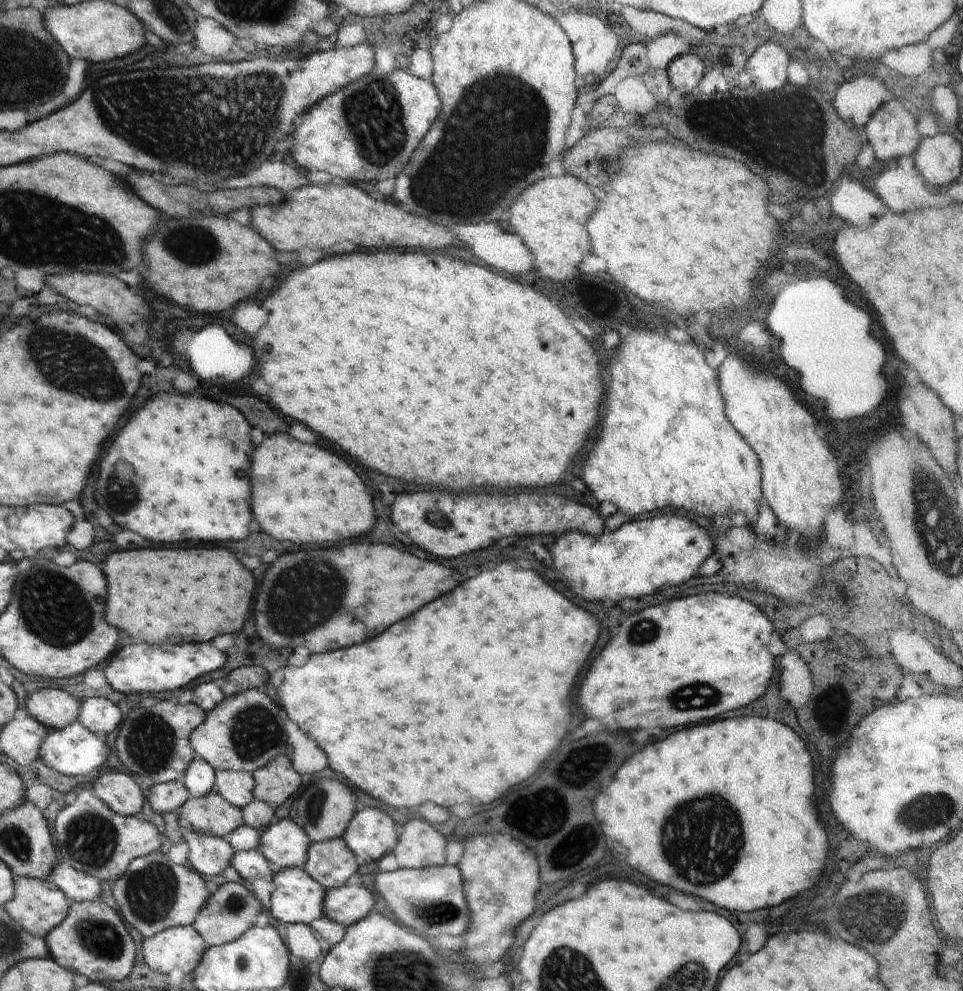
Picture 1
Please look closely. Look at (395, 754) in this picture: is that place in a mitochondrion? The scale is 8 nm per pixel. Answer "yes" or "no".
no

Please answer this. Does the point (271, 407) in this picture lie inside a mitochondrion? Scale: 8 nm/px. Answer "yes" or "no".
no

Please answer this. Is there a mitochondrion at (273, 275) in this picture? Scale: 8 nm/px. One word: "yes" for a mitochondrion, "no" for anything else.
no

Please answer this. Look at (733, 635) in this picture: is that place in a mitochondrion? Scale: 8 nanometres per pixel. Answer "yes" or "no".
no

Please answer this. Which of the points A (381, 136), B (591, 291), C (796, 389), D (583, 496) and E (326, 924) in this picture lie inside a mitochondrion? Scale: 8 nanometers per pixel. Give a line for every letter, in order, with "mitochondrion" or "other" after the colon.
A: mitochondrion
B: other
C: other
D: other
E: other

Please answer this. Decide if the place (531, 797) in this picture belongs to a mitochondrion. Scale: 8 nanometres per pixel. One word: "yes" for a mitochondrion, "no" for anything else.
yes

